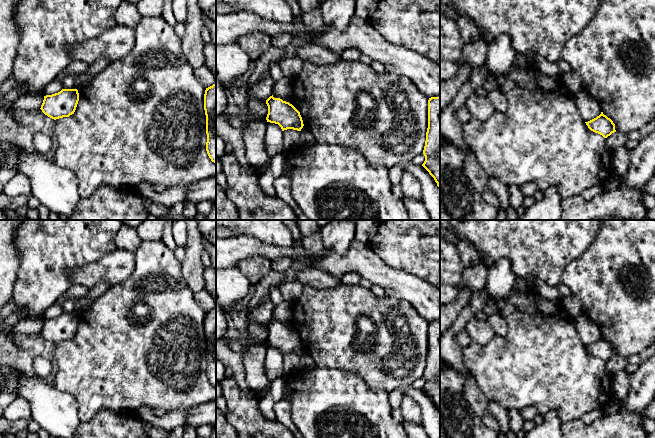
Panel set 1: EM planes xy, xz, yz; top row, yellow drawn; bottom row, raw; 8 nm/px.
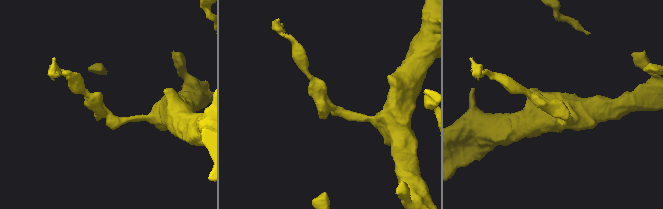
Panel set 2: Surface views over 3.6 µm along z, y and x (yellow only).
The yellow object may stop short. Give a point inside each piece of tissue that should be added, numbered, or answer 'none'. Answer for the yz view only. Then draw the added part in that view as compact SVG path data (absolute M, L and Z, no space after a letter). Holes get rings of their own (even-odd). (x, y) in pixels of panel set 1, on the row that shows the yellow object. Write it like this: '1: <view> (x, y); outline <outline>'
none

